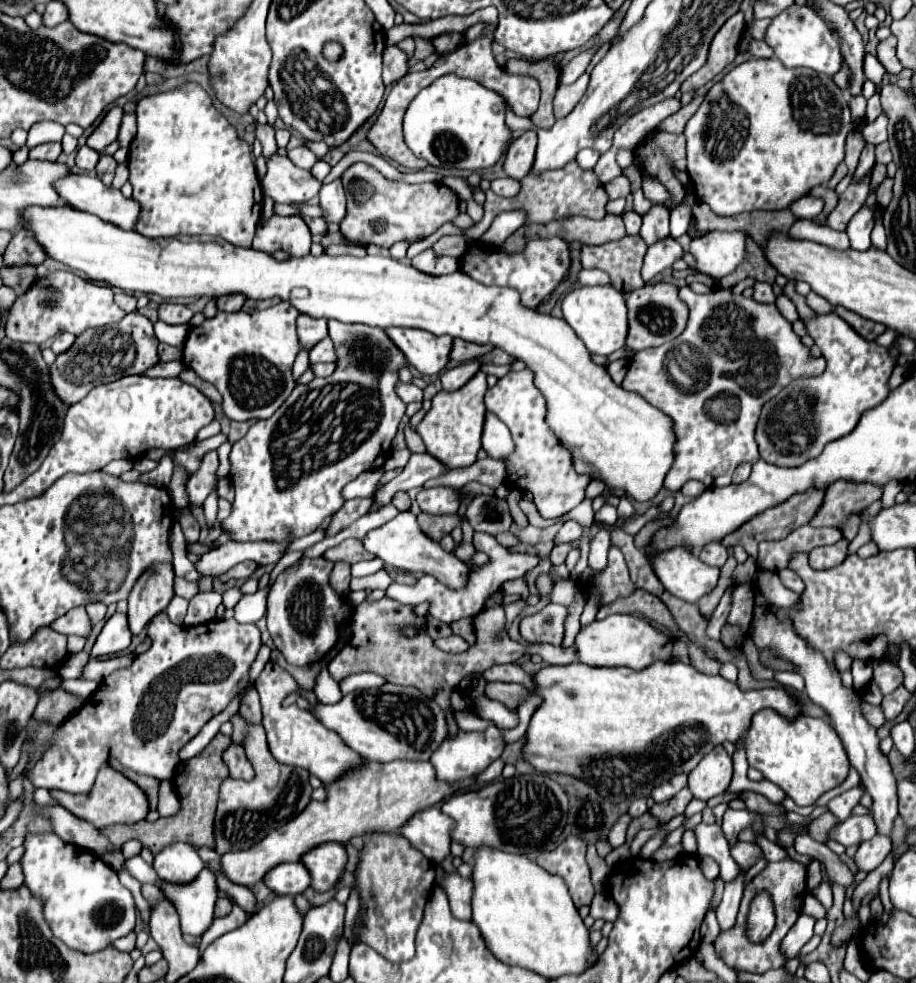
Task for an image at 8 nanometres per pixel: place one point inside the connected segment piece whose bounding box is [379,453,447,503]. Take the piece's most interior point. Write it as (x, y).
(421, 466)

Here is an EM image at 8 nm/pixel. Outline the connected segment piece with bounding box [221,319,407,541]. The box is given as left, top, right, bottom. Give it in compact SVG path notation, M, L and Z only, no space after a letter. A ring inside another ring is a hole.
M331 319L329 337L339 355L335 373L327 379L313 379L307 385L297 385L289 399L269 419L253 423L247 435L231 449L229 479L235 489L235 499L231 515L221 521L221 531L229 533L231 541L283 541L289 529L293 529L295 539L313 533L325 517L341 509L341 489L363 471L381 467L389 455L391 441L405 415L405 403L395 393L395 383L399 381L397 369L407 363L403 353L389 341L385 331L377 327L347 325ZM275 471L287 471L287 477L283 479L281 473Z

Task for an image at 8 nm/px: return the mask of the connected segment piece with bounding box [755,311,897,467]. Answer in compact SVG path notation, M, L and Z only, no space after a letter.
M835 311L825 315L815 313L803 319L807 335L819 345L827 363L825 371L817 377L791 381L777 397L769 399L759 415L757 445L761 459L777 467L799 467L805 461L819 457L829 441L849 435L861 413L877 407L889 395L889 377L897 359L887 347L859 337Z

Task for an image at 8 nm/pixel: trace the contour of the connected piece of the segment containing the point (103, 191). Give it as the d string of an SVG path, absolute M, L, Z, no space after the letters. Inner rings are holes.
M67 173L57 181L55 189L67 205L93 213L103 221L113 221L121 229L133 229L139 217L139 207L133 199L125 199L119 189L103 185L93 175Z

